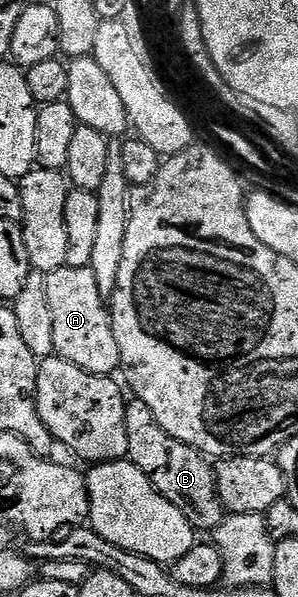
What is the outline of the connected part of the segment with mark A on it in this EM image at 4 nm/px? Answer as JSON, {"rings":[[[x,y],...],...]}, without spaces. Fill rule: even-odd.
{"rings":[[[62,267],[47,276],[49,310],[53,312],[55,354],[89,373],[114,376],[120,370],[119,350],[113,338],[111,313],[97,289],[97,277],[90,267]]]}

